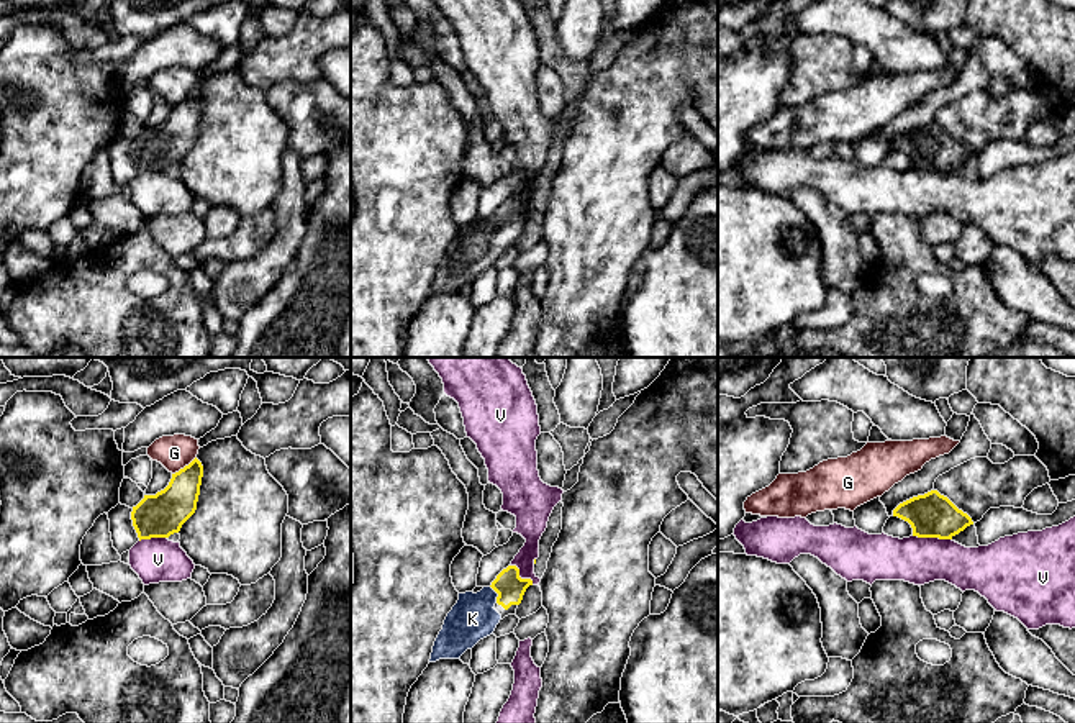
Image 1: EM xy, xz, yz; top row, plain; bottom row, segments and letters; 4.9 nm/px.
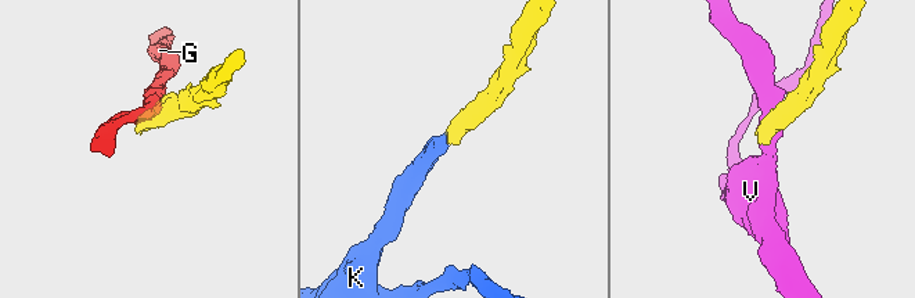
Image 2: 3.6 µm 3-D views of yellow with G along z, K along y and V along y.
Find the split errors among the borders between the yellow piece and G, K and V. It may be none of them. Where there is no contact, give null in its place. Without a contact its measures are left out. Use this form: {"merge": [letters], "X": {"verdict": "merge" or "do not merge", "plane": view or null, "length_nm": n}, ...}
{"merge": ["K"], "G": {"verdict": "do not merge", "plane": "xy", "length_nm": 150}, "K": {"verdict": "merge", "plane": "xz", "length_nm": 90}, "V": {"verdict": "do not merge", "plane": "yz", "length_nm": 190}}

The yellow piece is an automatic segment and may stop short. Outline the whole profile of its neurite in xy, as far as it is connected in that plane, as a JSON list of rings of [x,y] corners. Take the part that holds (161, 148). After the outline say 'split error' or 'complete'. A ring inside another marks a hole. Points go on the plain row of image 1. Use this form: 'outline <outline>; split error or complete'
outline [[[195,90],[172,107],[169,118],[133,139],[133,159],[141,172],[169,171],[195,146],[203,110],[203,98]]]; complete

